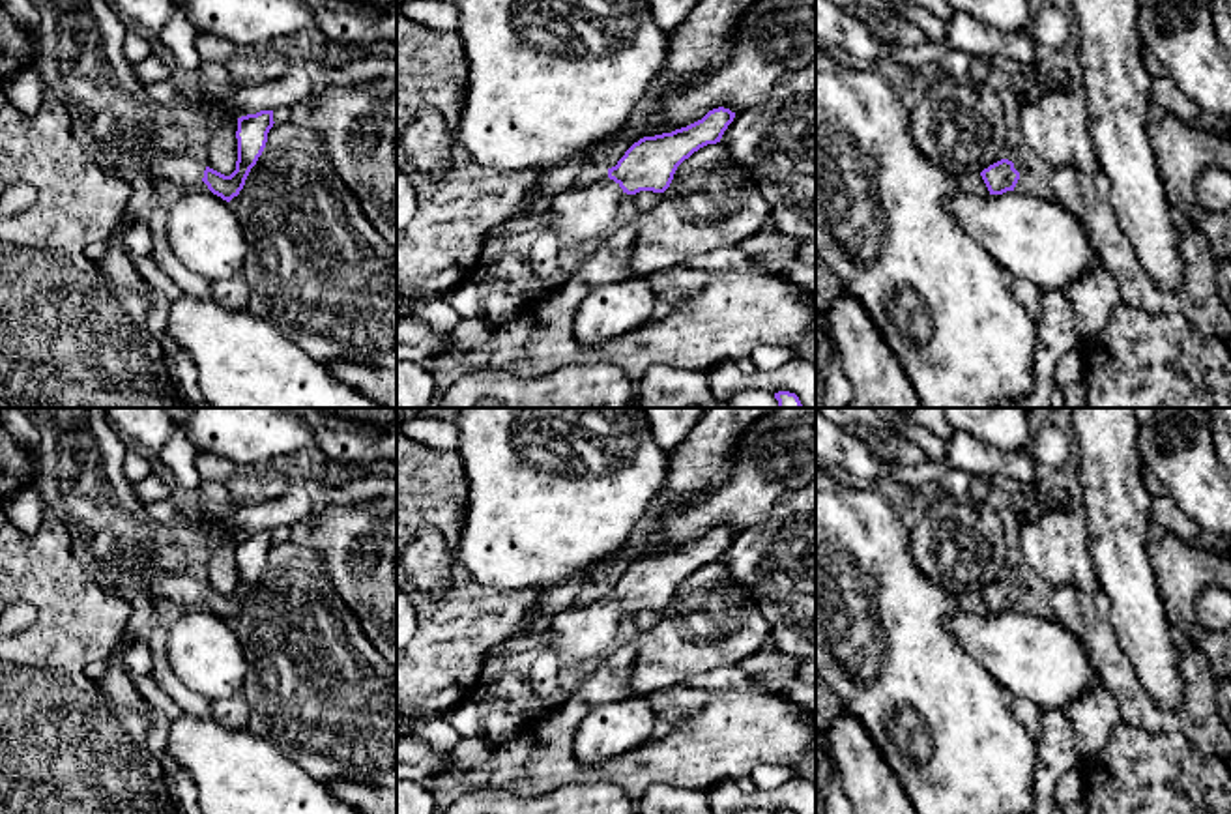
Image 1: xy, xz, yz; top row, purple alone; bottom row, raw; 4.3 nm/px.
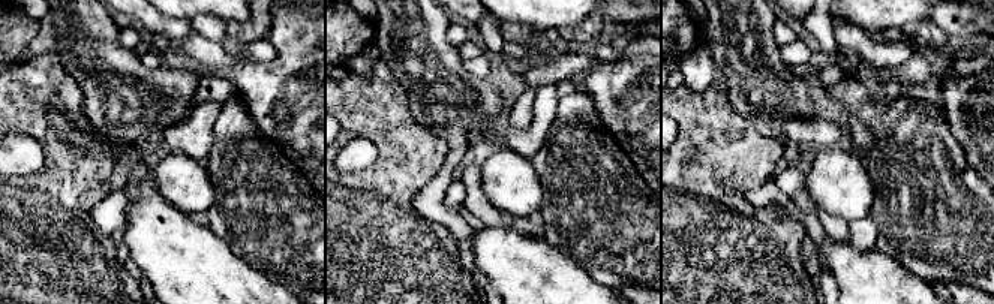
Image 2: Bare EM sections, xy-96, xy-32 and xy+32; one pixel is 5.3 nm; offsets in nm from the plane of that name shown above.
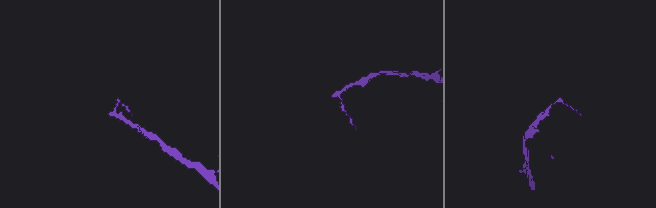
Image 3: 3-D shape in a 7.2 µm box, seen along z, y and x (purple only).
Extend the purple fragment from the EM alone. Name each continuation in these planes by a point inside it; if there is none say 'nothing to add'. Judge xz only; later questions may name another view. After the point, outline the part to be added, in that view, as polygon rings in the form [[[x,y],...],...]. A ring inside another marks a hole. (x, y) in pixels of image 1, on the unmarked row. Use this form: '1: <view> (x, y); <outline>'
1: xz (586, 629); [[[614,599],[576,604],[556,616],[544,625],[544,638],[537,646],[541,651],[569,653],[578,659],[589,659],[604,651],[616,632],[623,608]]]

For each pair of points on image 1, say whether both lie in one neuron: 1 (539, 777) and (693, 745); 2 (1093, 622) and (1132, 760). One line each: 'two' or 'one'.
1: one
2: two

